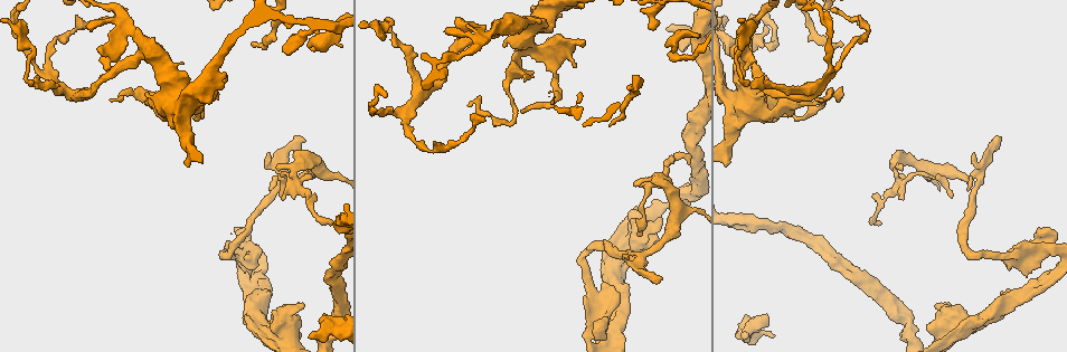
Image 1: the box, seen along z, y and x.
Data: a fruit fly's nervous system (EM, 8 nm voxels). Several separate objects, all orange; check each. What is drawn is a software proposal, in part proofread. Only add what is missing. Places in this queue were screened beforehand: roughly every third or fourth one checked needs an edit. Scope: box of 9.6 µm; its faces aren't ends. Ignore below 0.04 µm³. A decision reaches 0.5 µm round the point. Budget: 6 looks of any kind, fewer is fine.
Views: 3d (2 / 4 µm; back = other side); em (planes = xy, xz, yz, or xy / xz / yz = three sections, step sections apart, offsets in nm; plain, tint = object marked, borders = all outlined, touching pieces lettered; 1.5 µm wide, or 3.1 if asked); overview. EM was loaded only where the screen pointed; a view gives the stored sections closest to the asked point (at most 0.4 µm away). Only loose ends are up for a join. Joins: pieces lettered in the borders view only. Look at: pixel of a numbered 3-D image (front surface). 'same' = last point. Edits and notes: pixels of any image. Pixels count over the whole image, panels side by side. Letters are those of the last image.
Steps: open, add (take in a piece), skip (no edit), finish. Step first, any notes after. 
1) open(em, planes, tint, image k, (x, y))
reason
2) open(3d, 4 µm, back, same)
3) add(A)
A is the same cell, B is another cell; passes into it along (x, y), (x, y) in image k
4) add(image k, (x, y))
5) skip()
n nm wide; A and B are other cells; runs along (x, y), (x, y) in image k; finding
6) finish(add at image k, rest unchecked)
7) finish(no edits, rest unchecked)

open(em, planes, borders, image 1, (995, 140))
branch stops here

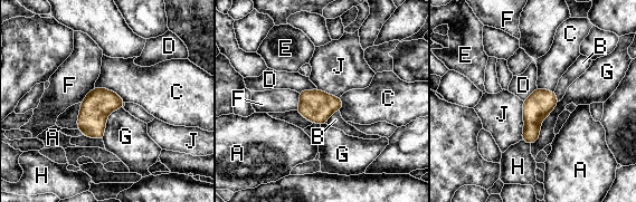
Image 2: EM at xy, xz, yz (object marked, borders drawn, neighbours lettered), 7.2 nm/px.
skip()
A, B, C, D, E, F, G, H and J are other cells; border along (558, 100), (530, 144) in image 2; no lettered piece goes on from it

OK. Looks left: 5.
open(em, yz, step 8, borders, image 1, (689, 164))
thin end

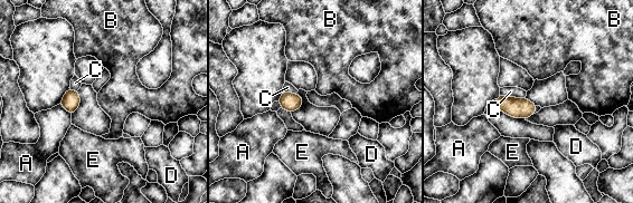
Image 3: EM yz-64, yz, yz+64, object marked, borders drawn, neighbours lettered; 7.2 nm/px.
open(em, planes, borders, same)
cut it another way

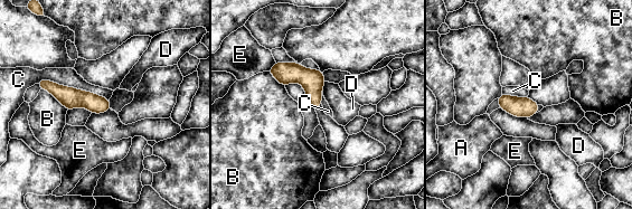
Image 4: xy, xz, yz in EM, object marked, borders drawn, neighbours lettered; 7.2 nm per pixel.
skip()
A, B, C, D and E are other cells; runs along (46, 84), (69, 97), (107, 106) in image 4; none of them fits

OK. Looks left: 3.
open(em, 3.1 µm, planes, borders, image 1, (753, 20))

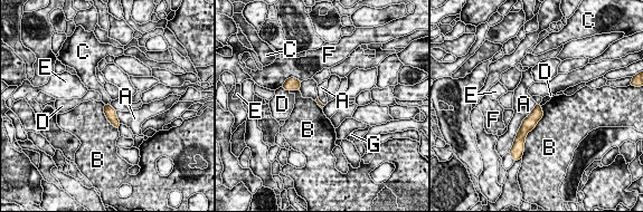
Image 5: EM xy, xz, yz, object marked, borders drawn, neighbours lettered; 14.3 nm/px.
skip()
A, B, C, D, E, F and G are other cells; border along (537, 104), (522, 121), (514, 136) in image 5; none of them fits

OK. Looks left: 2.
finish(no edits, rest unchecked)

